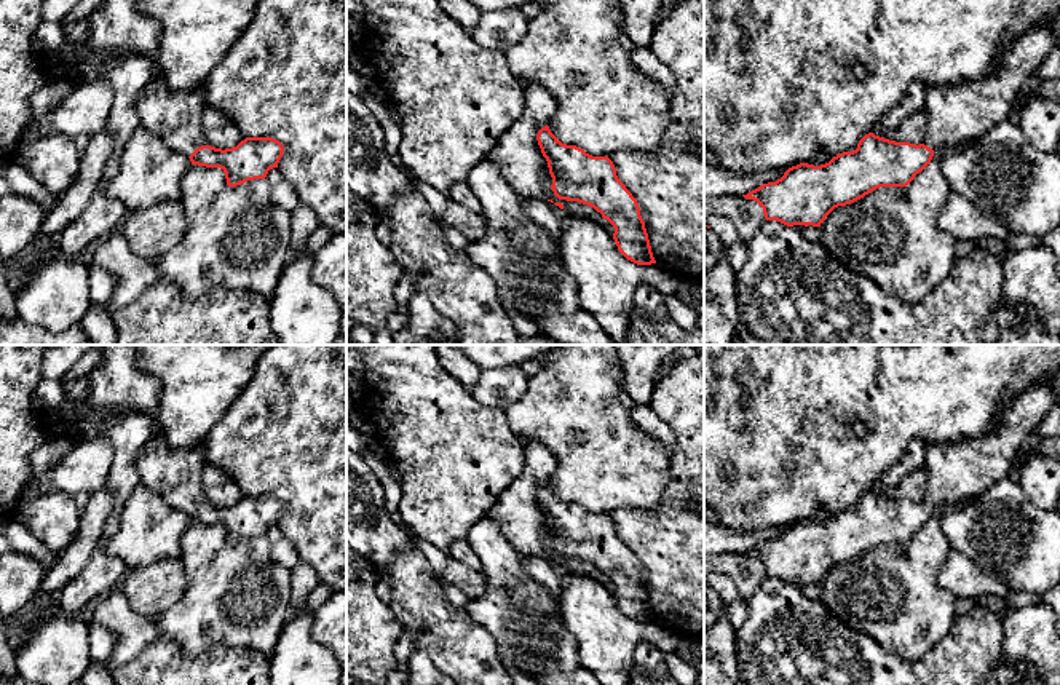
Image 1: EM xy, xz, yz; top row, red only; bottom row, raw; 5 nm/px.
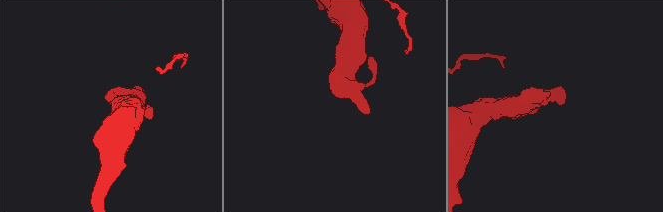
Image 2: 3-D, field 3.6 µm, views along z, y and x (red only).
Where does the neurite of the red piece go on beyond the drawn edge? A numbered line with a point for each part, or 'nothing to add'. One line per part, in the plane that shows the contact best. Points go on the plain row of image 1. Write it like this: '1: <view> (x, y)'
1: xy (173, 473)

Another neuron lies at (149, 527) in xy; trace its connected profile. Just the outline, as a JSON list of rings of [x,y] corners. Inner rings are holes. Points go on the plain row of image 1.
[[[139,481],[121,508],[117,532],[107,541],[107,554],[120,559],[128,570],[161,557],[180,559],[180,538],[190,524],[187,513]]]

